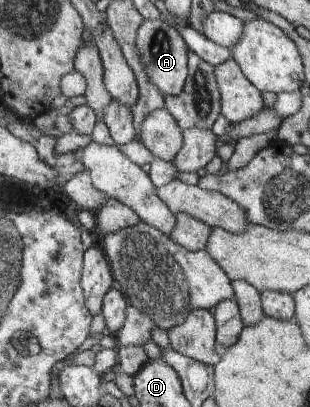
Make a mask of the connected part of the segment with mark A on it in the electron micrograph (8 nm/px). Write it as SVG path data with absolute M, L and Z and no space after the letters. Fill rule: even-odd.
M146 19L138 28L136 47L138 53L140 53L140 61L146 69L146 75L150 77L152 85L164 97L166 95L178 95L182 91L187 78L187 55L189 50L178 30L164 20Z

